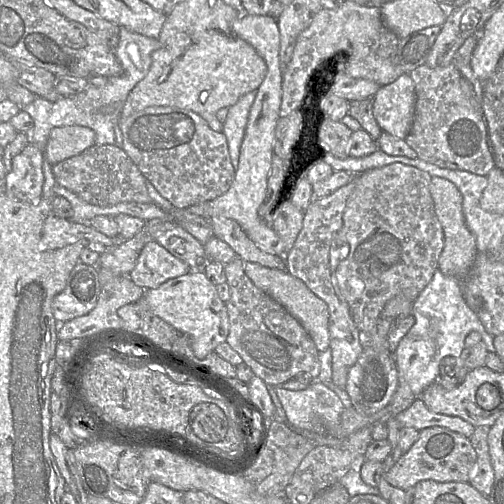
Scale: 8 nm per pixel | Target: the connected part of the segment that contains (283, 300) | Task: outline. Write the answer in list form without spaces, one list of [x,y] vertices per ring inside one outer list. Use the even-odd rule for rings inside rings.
[[[244,262],[243,269],[258,289],[279,303],[290,315],[299,321],[319,352],[329,348],[330,335],[327,304],[317,297],[303,281],[292,276],[287,270],[268,268],[258,263]]]

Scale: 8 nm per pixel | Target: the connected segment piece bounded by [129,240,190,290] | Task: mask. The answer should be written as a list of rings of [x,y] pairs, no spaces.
[[[156,240],[145,244],[140,252],[130,279],[145,290],[158,288],[169,279],[190,272],[187,263],[174,257]]]

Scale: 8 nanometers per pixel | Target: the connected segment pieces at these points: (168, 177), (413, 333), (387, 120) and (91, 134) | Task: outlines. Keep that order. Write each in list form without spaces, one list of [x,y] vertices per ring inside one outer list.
[[[152,106],[128,117],[119,117],[118,125],[122,132],[122,149],[144,177],[175,208],[185,209],[213,200],[230,188],[235,177],[235,169],[230,160],[227,139],[223,132],[214,131],[197,113],[171,106]]]
[[[438,269],[414,301],[412,315],[415,323],[399,342],[393,357],[399,378],[409,385],[417,397],[438,379],[440,363],[445,357],[461,355],[465,338],[470,332],[480,333],[487,351],[495,353],[493,336],[485,330],[467,305],[462,293],[462,283],[454,277],[444,275]]]
[[[409,73],[380,86],[373,97],[373,113],[381,130],[405,139],[413,122],[415,102],[415,85]]]
[[[71,125],[54,128],[47,140],[45,157],[56,165],[95,145],[95,138],[95,132],[89,127]]]

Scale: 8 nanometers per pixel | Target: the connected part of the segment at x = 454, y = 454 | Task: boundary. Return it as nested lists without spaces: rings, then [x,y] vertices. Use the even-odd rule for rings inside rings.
[[[433,426],[420,430],[416,442],[382,477],[392,486],[407,490],[423,480],[469,482],[475,465],[476,452],[469,438],[445,427]]]

